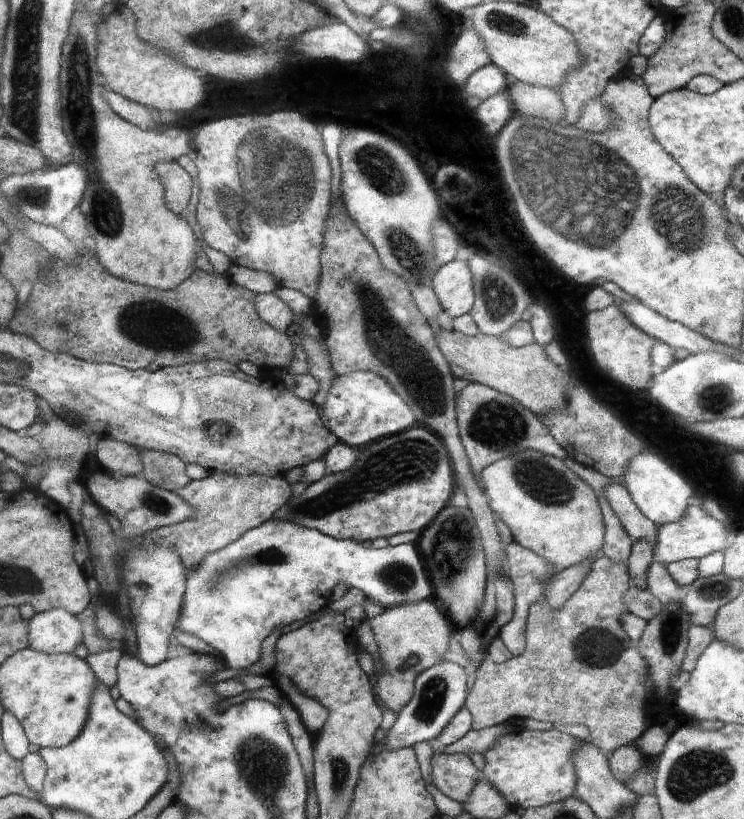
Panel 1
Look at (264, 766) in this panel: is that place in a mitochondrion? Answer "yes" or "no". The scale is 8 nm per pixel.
yes

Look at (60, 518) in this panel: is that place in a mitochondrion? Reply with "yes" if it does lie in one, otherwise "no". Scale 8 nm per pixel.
no

